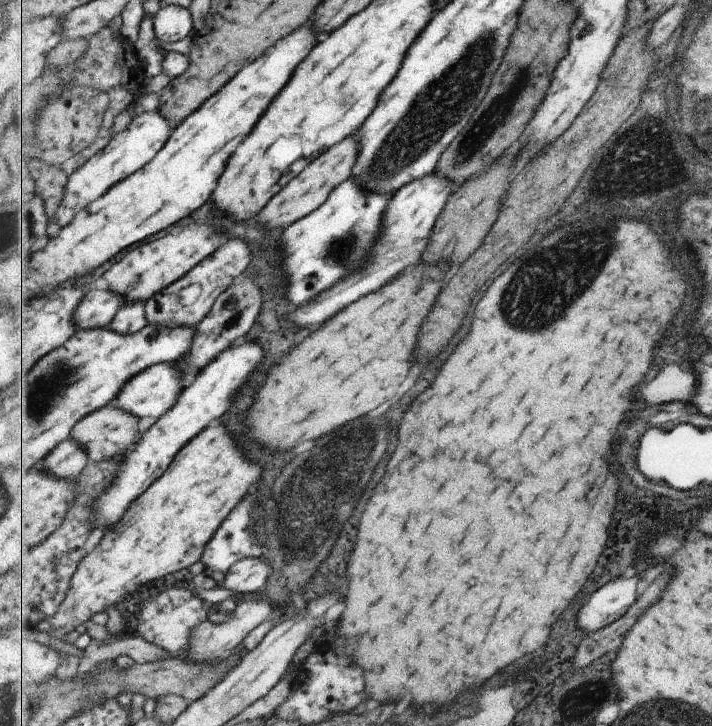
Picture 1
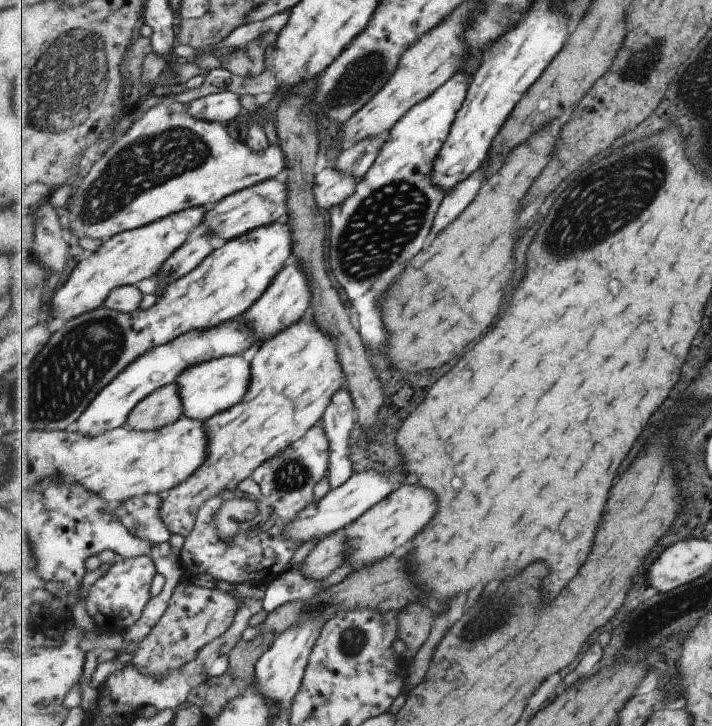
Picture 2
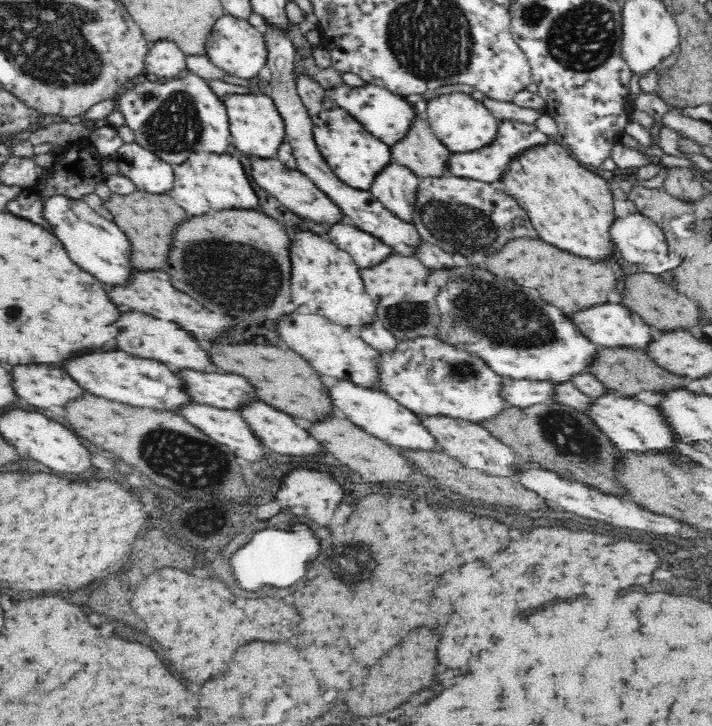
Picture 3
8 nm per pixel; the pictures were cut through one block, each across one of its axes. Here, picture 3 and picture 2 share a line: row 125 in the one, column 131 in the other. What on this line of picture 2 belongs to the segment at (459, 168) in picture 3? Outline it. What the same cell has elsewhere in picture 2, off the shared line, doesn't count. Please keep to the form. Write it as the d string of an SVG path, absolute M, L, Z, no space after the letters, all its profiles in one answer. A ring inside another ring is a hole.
M151 493L126 499L114 505L112 511L135 538L158 546L172 536L161 516L162 504L163 495Z

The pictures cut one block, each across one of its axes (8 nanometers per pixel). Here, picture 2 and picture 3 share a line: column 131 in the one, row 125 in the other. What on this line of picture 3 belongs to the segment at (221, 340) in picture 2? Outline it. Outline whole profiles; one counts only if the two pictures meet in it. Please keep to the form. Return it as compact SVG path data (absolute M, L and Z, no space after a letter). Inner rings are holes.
M366 82L364 86L350 87L345 83L340 86L332 86L330 94L335 106L347 110L356 120L359 120L364 128L379 138L384 144L394 146L398 141L407 137L413 122L418 118L414 104L407 102L403 95L396 94L387 88Z

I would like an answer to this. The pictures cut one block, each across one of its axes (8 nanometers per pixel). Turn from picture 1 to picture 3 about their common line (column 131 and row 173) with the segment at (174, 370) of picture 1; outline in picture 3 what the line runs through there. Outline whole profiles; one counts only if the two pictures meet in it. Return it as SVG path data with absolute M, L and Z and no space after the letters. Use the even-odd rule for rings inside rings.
M394 162L380 171L369 190L388 210L407 223L415 218L420 177Z

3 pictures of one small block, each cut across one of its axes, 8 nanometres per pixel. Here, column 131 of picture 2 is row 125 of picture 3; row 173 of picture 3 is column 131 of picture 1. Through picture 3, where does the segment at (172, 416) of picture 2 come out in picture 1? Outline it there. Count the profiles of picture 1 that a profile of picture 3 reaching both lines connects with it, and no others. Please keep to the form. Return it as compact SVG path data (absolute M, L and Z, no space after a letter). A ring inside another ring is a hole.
M109 403L101 410L92 412L85 419L81 420L68 436L71 440L77 440L81 448L85 450L87 458L93 462L111 460L113 456L123 456L125 452L133 449L133 446L140 439L139 418L133 414L127 414L125 410L117 408L115 403Z

